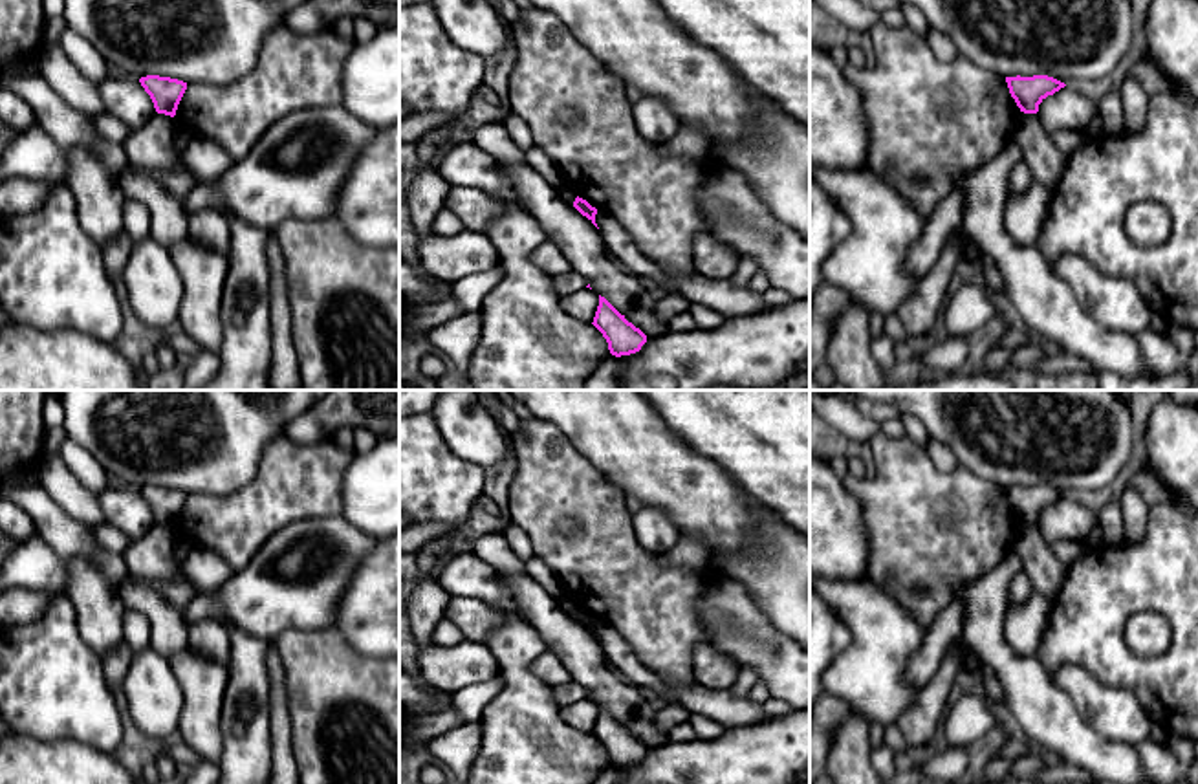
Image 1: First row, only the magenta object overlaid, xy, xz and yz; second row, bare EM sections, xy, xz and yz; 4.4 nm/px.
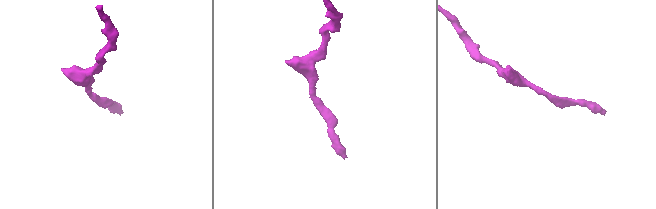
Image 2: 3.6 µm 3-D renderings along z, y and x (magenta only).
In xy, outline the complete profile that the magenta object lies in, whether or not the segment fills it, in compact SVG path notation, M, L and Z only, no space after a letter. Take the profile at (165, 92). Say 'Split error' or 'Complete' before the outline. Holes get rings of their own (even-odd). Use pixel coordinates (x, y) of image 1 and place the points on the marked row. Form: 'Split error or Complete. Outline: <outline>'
Complete. Outline: M159 75L141 77L139 82L150 95L158 114L170 117L176 115L178 104L187 90L187 82Z

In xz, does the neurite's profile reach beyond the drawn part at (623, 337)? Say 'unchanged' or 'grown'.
unchanged

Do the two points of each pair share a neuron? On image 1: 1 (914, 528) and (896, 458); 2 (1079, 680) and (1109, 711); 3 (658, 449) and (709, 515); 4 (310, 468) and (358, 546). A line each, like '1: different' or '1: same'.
1: same
2: same
3: same
4: different

